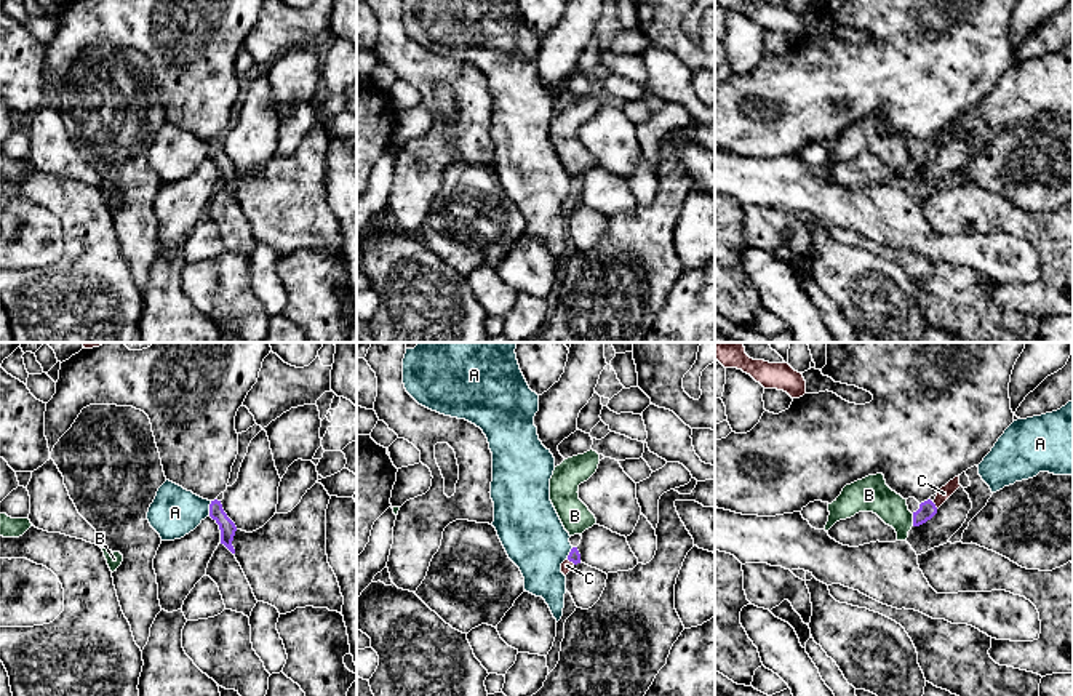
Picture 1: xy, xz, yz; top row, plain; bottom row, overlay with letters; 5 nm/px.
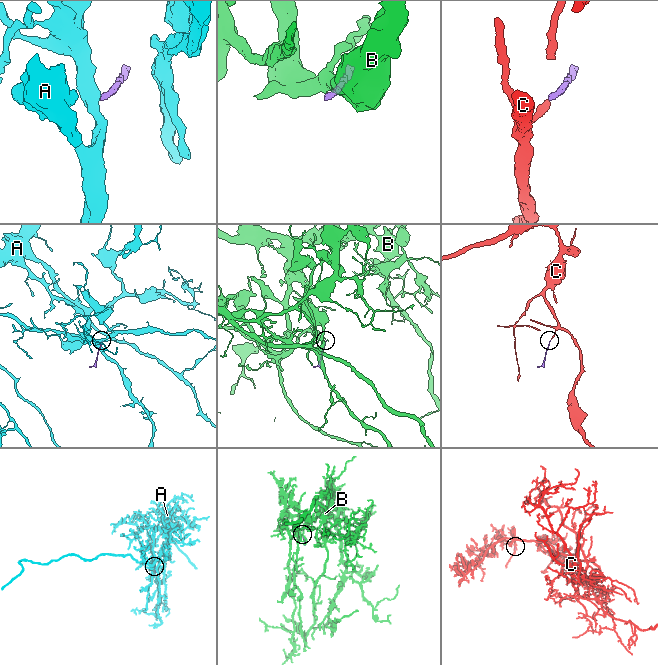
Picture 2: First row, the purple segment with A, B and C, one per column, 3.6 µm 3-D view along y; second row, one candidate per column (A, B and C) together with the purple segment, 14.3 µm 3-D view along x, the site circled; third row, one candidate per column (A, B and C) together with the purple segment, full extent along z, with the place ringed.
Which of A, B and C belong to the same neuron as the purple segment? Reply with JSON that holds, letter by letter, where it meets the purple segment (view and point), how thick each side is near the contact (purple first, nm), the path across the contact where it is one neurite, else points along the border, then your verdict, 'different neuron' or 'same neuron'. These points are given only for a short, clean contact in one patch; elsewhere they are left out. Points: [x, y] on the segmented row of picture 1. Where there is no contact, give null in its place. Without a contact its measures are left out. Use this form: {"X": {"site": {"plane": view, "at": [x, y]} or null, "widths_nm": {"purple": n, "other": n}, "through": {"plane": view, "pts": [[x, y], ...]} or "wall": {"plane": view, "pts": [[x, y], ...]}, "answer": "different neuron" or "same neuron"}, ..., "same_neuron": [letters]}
{"A": {"site": {"plane": "xy", "at": [210, 508]}, "widths_nm": {"purple": 80, "other": 240}, "wall": {"plane": "xy", "pts": [[211, 501], [208, 514]]}, "answer": "different neuron"}, "B": {"site": {"plane": "yz", "at": [913, 520]}, "widths_nm": {"purple": 90, "other": 180}, "wall": {"plane": "yz", "pts": [[912, 514], [913, 525]]}, "answer": "different neuron"}, "C": {"site": {"plane": "yz", "at": [934, 504]}, "widths_nm": {"purple": 90, "other": 70}, "through": {"plane": "yz", "pts": [[928, 509], [934, 504], [944, 493]]}, "answer": "same neuron"}, "same_neuron": ["C"]}

